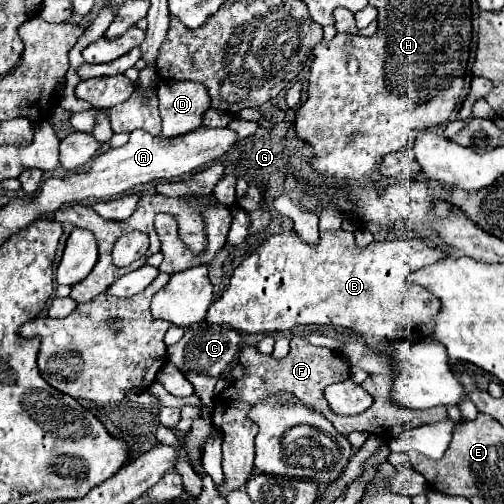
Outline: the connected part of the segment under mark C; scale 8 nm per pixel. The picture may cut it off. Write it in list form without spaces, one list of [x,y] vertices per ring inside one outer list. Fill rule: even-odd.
[[[199,324],[185,330],[183,338],[177,344],[167,346],[167,356],[193,384],[201,402],[213,404],[215,384],[225,370],[231,370],[239,350],[241,350],[241,336],[237,330],[227,328],[227,326],[217,326],[217,324]]]

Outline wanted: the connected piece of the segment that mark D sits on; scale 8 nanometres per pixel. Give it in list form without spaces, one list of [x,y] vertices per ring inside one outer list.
[[[171,82],[159,86],[159,112],[165,138],[189,134],[201,126],[201,116],[209,108],[207,88],[199,82]]]

